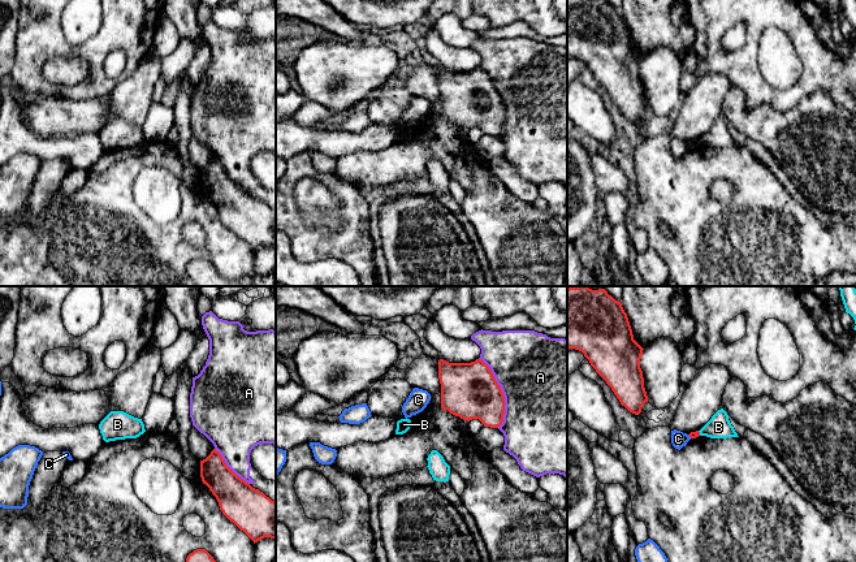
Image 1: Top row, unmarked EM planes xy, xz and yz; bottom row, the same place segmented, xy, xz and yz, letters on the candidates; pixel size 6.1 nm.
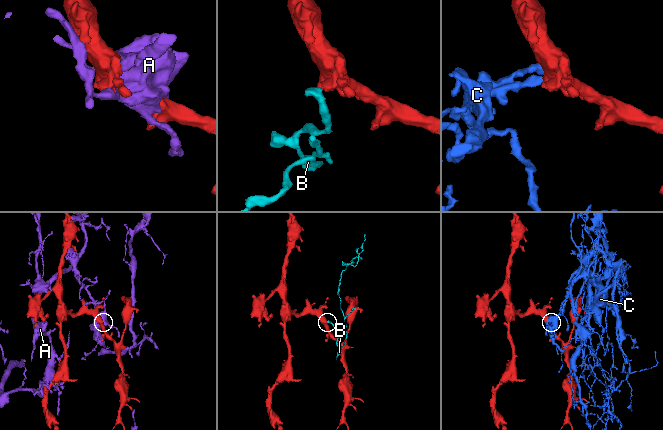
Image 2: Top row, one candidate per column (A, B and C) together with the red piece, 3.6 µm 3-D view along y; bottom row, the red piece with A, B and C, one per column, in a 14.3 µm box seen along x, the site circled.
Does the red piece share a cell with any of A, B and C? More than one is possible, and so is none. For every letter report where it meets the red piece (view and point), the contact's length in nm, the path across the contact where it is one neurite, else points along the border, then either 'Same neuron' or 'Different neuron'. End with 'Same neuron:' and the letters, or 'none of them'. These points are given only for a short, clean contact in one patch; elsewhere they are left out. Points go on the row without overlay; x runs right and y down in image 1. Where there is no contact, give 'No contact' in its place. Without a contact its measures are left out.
A: Touches red at xz (502, 102). Shared border 440 nm. Different neuron
B: Touches red at yz (699, 142). Shared border 40 nm. Boundary: yz (697, 139), (700, 143). Different neuron
C: Touches red at yz (690, 145). Shared border 40 nm. Boundary: yz (687, 143), (691, 146). Different neuron
Same neuron: none of them

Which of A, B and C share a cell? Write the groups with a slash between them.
A / B / C

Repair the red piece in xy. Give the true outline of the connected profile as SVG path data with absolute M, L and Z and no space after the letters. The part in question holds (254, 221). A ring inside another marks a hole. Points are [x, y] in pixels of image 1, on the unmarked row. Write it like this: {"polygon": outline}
{"polygon": "M216 157L200 169L200 186L216 206L222 222L243 239L254 252L264 246L276 248L276 211L237 185Z"}

